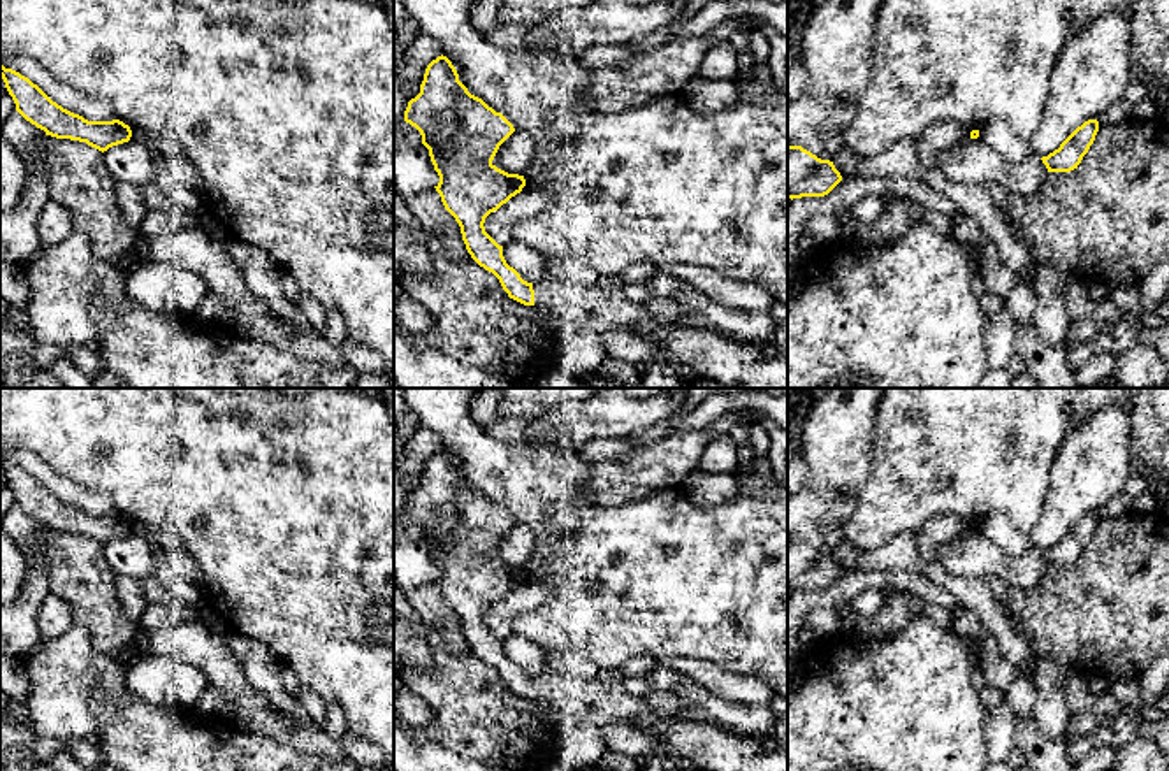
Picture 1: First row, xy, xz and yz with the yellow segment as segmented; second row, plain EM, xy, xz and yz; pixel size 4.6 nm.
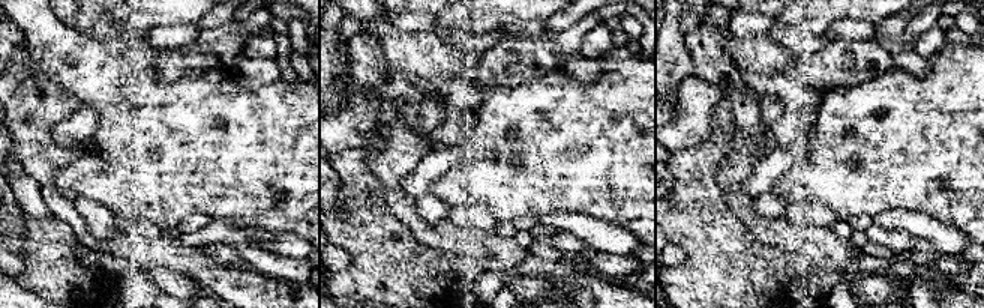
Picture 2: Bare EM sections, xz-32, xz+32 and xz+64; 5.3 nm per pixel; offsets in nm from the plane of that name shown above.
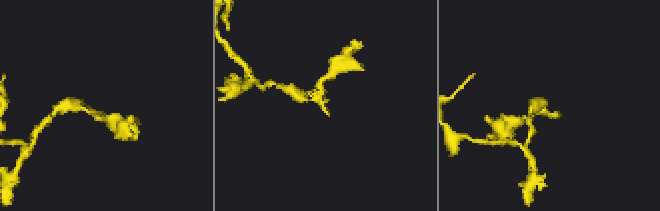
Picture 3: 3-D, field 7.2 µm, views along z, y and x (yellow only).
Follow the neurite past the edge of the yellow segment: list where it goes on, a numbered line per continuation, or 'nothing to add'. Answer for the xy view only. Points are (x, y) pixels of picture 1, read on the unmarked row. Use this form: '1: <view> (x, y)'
nothing to add

